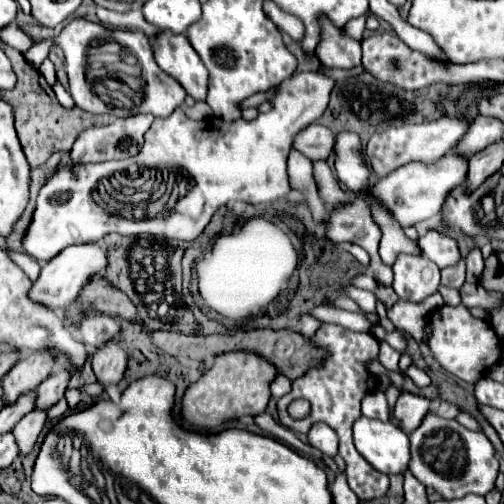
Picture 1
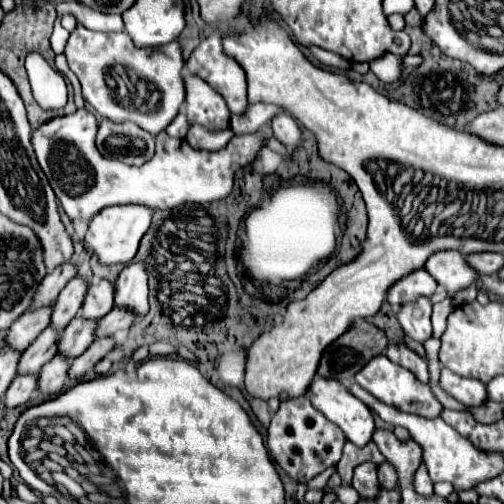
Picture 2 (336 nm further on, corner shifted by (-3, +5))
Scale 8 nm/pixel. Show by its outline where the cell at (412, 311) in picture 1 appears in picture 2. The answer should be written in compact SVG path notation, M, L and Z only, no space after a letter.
M447 368L441 369L441 386L461 404L465 406L483 406L489 402L487 396L487 384L473 380L473 378L463 378L453 374Z

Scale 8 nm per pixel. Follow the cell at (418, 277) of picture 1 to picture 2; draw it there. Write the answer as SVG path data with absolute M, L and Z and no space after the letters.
M427 296L417 298L415 302L407 302L399 306L397 310L397 320L403 328L403 332L415 340L415 342L425 342L431 338L431 300Z

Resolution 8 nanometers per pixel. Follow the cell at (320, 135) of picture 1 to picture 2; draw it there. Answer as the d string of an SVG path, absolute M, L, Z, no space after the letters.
M277 114L273 120L271 120L271 126L273 126L273 134L279 142L291 146L291 148L299 148L303 144L303 134L301 134L301 128L297 124L297 120L291 116L291 114Z

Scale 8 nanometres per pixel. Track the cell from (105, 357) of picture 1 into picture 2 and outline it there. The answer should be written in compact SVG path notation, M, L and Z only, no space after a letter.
M127 264L115 280L115 306L131 310L135 318L143 318L149 312L147 294L147 272L143 264Z

